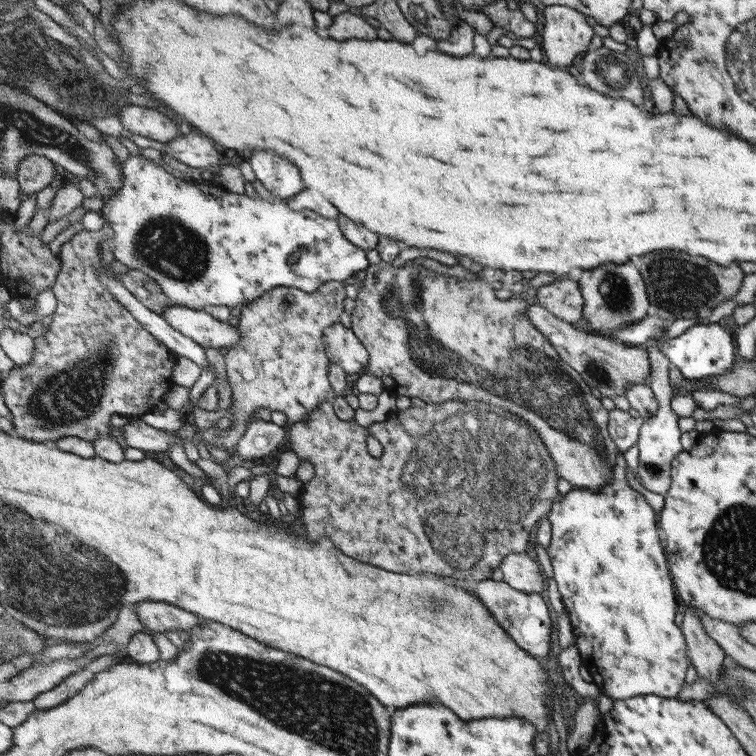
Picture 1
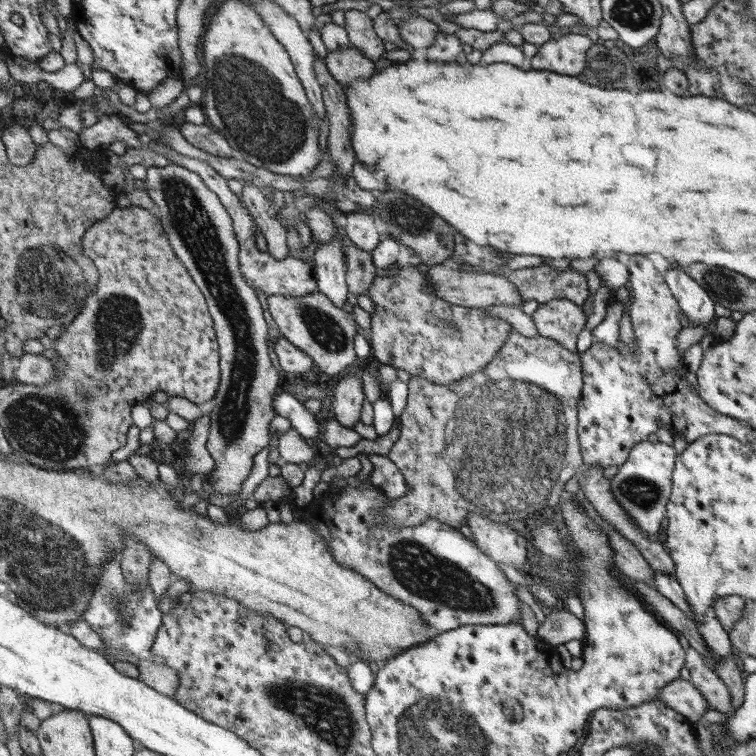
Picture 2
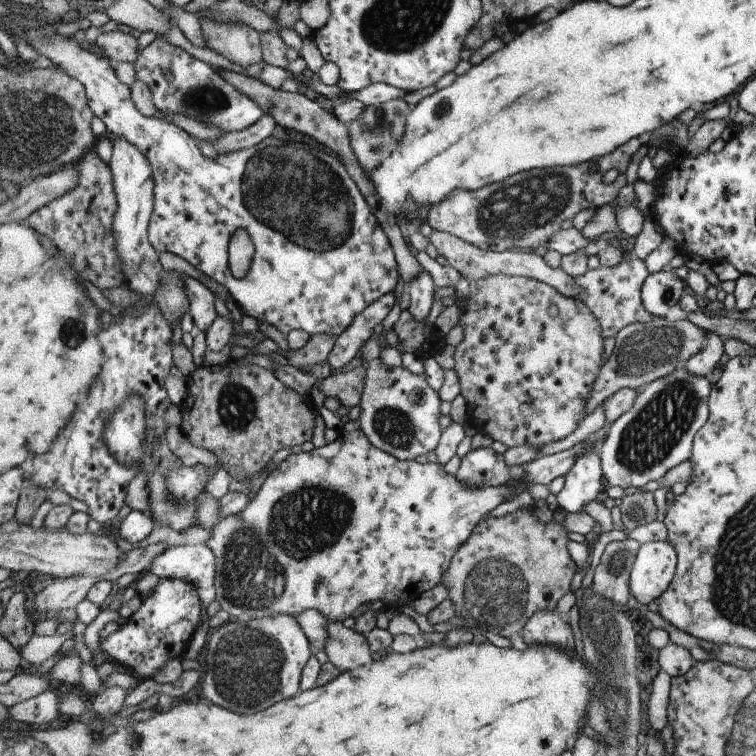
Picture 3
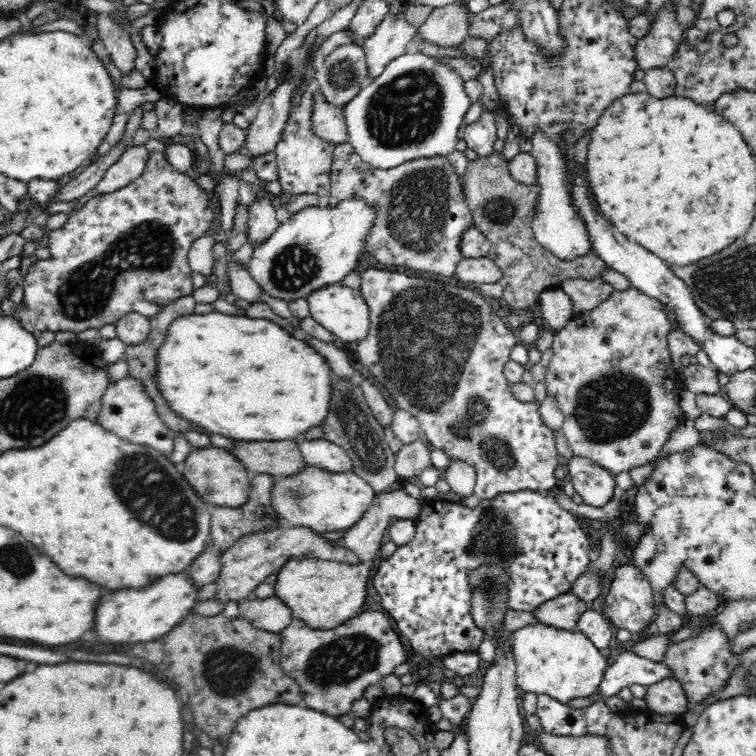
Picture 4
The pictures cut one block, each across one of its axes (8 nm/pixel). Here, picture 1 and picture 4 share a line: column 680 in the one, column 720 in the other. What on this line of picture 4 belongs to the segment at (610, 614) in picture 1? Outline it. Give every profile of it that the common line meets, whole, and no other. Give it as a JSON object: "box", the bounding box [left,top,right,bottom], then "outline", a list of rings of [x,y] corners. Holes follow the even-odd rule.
{"box":[664,626,740,712],"outline":[[[710,626],[704,628],[704,632],[700,636],[692,636],[680,644],[672,644],[666,652],[664,658],[664,666],[668,670],[674,672],[674,680],[678,680],[688,696],[688,708],[686,712],[692,712],[692,708],[696,708],[702,700],[706,698],[714,698],[716,694],[722,692],[722,688],[726,688],[728,680],[732,678],[732,672],[736,672],[736,668],[740,666],[740,656],[732,654],[732,638],[726,636],[726,632],[722,632],[718,626]]]}

